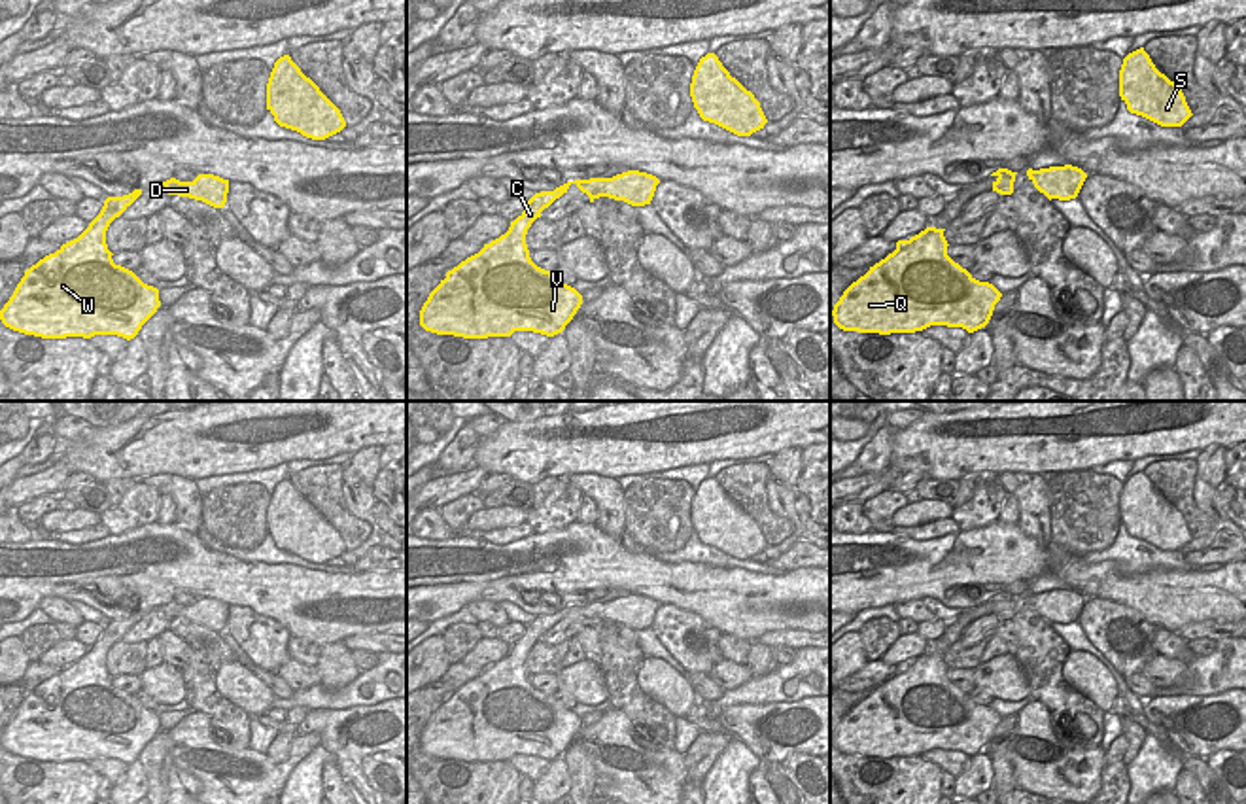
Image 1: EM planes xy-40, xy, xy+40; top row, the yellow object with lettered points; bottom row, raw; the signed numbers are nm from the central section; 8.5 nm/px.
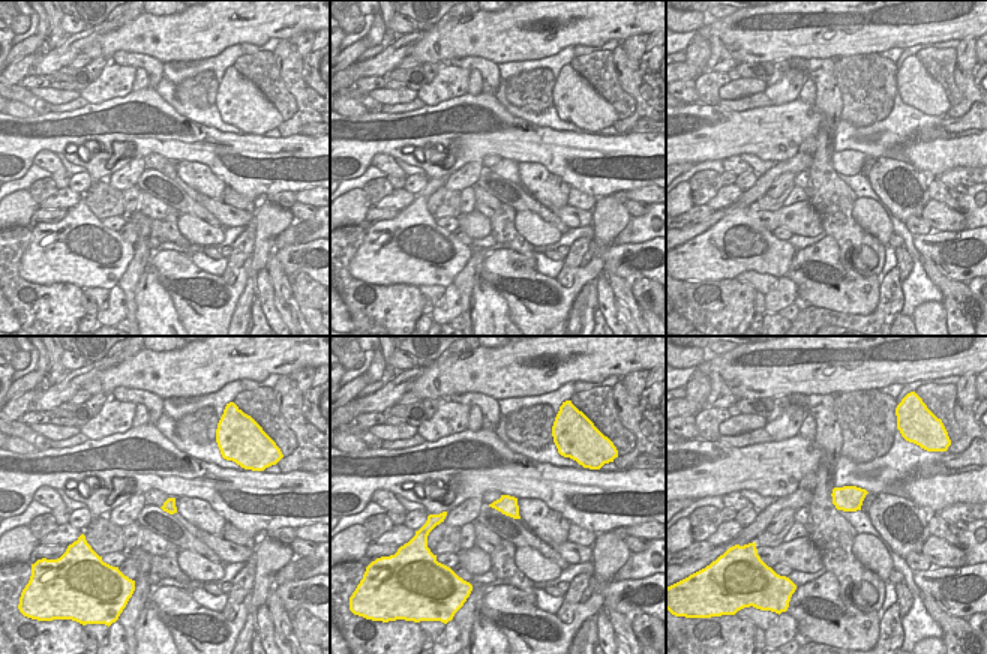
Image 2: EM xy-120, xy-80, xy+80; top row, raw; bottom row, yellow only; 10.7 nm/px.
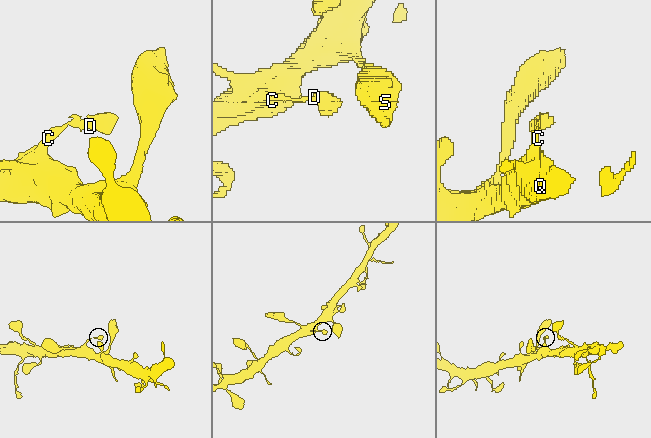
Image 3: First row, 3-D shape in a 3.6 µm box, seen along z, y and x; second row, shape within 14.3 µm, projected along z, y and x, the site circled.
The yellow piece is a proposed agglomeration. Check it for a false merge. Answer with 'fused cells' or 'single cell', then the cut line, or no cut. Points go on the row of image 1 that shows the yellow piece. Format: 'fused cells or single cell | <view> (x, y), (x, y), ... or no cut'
single cell | no cut

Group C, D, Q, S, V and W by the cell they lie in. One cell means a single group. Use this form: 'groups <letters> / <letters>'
groups C D Q S V W

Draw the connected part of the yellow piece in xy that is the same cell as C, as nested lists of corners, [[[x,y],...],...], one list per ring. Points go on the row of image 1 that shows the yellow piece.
[[[628,170],[613,178],[590,178],[567,182],[554,191],[535,193],[526,210],[511,221],[505,235],[484,244],[484,248],[446,272],[446,278],[429,293],[420,310],[420,325],[437,335],[454,335],[463,339],[511,337],[514,331],[533,331],[554,337],[565,329],[582,305],[582,295],[552,274],[537,267],[526,244],[531,223],[541,218],[556,199],[567,193],[575,184],[594,202],[599,197],[624,201],[632,206],[650,204],[660,180],[652,174]]]

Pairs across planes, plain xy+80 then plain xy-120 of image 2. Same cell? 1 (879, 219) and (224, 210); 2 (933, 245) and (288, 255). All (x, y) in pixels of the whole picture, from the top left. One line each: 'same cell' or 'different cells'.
1: different cells
2: same cell

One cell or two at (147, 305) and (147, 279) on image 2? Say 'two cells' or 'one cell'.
one cell

